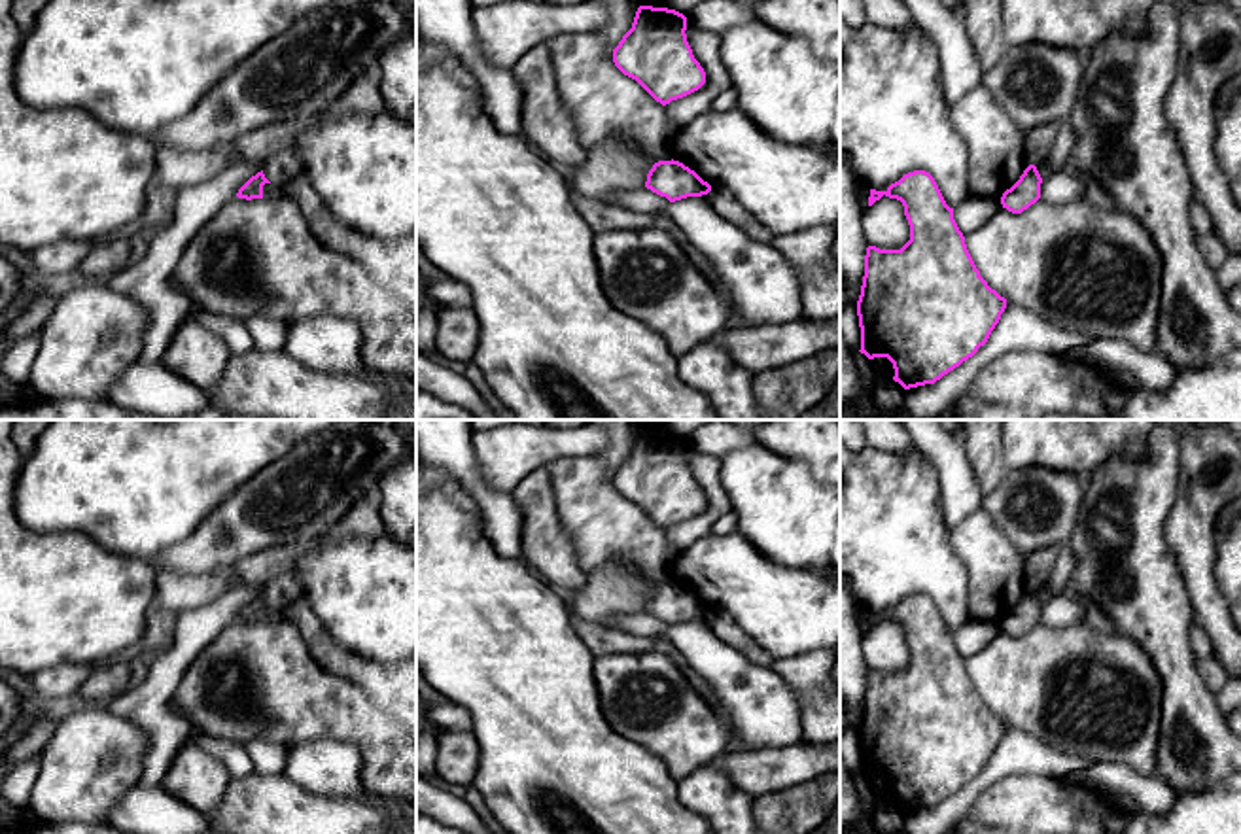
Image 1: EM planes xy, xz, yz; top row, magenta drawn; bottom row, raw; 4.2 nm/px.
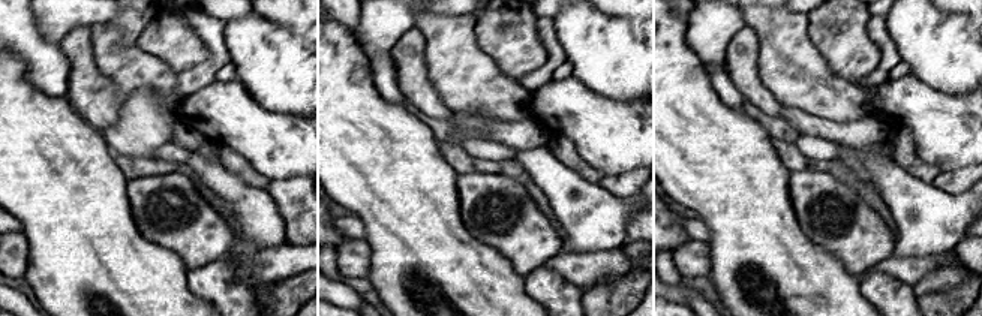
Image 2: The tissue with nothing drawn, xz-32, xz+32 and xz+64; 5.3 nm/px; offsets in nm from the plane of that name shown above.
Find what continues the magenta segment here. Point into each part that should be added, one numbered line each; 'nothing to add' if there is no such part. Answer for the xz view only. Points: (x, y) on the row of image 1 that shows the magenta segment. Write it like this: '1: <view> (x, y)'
nothing to add

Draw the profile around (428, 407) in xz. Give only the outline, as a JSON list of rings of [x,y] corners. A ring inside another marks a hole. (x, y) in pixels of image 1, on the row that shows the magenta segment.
[[[416,388],[416,420],[477,420],[465,407]]]

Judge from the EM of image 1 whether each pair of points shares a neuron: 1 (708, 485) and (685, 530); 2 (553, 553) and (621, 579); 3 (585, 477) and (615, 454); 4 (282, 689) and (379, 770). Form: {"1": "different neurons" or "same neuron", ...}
{"1": "same neuron", "2": "different neurons", "3": "different neurons", "4": "same neuron"}

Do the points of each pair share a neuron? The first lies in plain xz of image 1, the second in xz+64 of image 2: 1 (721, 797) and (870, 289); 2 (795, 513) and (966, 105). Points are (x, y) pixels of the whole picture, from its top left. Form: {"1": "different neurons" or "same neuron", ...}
{"1": "same neuron", "2": "different neurons"}

